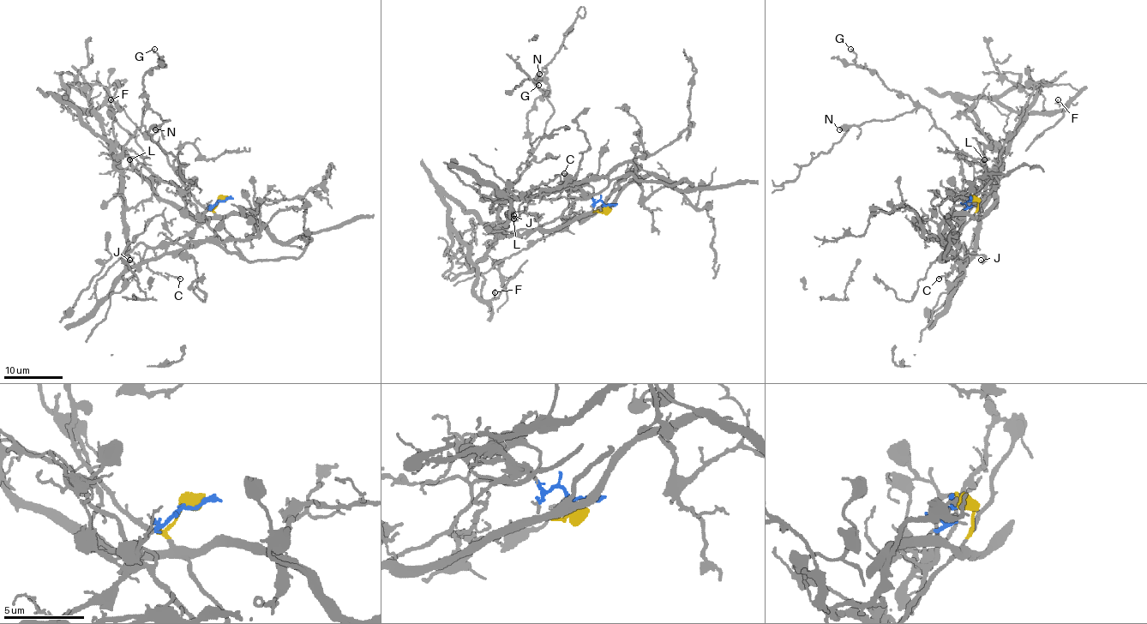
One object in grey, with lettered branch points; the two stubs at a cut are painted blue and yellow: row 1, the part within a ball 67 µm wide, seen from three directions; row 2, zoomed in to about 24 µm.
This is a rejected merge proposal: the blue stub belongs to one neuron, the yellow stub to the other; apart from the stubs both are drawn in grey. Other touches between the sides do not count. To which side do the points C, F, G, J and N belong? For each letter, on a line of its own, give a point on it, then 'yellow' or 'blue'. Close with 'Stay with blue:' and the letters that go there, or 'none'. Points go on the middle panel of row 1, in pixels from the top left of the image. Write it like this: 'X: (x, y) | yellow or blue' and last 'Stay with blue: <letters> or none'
C: (564, 173) | blue
F: (495, 292) | yellow
G: (538, 85) | blue
J: (513, 215) | blue
N: (539, 74) | blue
Stay with blue: C, G, J, N

